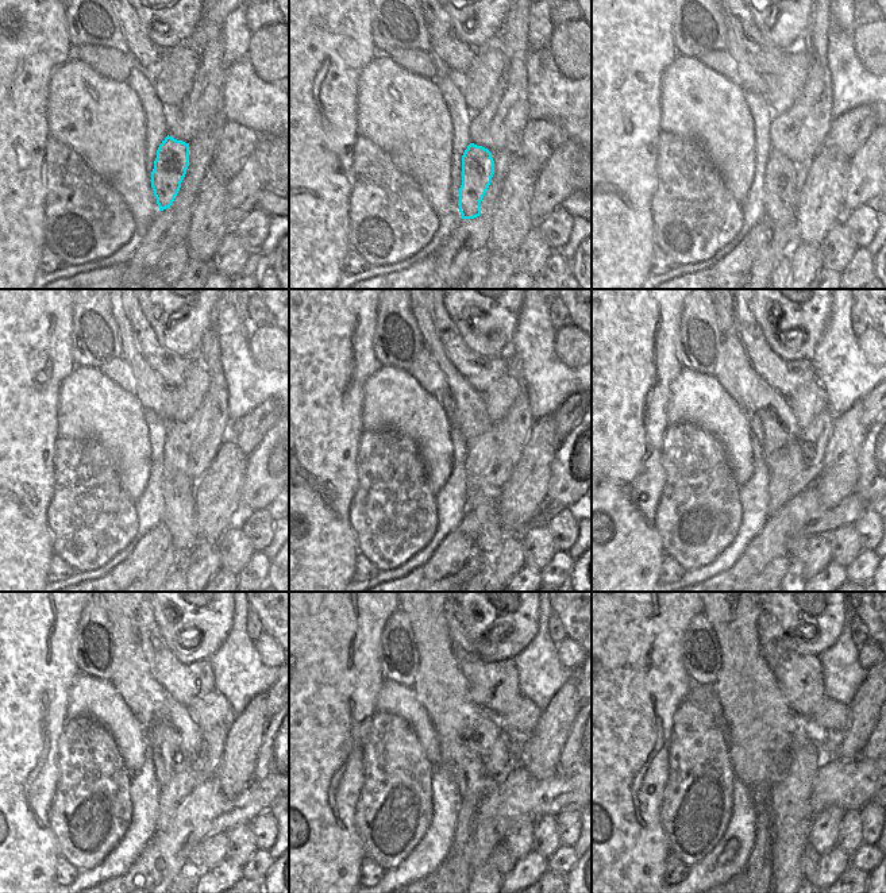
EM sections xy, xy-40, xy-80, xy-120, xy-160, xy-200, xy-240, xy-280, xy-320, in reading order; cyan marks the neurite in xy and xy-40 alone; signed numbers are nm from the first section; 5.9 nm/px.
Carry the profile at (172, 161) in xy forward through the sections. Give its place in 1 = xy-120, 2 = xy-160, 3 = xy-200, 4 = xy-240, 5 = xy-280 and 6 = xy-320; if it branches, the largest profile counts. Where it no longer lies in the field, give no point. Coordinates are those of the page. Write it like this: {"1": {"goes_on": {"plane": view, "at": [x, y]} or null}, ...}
{"1": {"goes_on": {"plane": "xy-120", "at": [178, 493]}}, "2": {"goes_on": {"plane": "xy-160", "at": [490, 535]}}, "3": {"goes_on": {"plane": "xy-200", "at": [797, 545]}}, "4": {"goes_on": {"plane": "xy-240", "at": [196, 862]}}, "5": {"goes_on": {"plane": "xy-280", "at": [501, 858]}}, "6": {"goes_on": {"plane": "xy-320", "at": [809, 859]}}}

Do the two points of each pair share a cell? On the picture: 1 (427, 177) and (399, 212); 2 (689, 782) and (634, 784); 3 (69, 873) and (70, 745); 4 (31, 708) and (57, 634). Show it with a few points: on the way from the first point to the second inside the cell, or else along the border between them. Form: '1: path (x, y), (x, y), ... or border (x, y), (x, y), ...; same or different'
1: border (395, 166), (418, 185), (436, 214); different
2: border (670, 751), (670, 773), (662, 808), (658, 813); different
3: border (60, 855), (79, 872); different
4: path (31, 689), (31, 682), (53, 661), (53, 653); same

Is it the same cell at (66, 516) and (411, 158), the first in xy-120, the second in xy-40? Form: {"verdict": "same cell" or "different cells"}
{"verdict": "different cells"}

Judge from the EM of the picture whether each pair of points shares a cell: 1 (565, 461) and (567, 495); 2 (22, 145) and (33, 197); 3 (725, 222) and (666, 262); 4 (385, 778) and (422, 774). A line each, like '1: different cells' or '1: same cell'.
1: same cell
2: same cell
3: different cells
4: same cell

